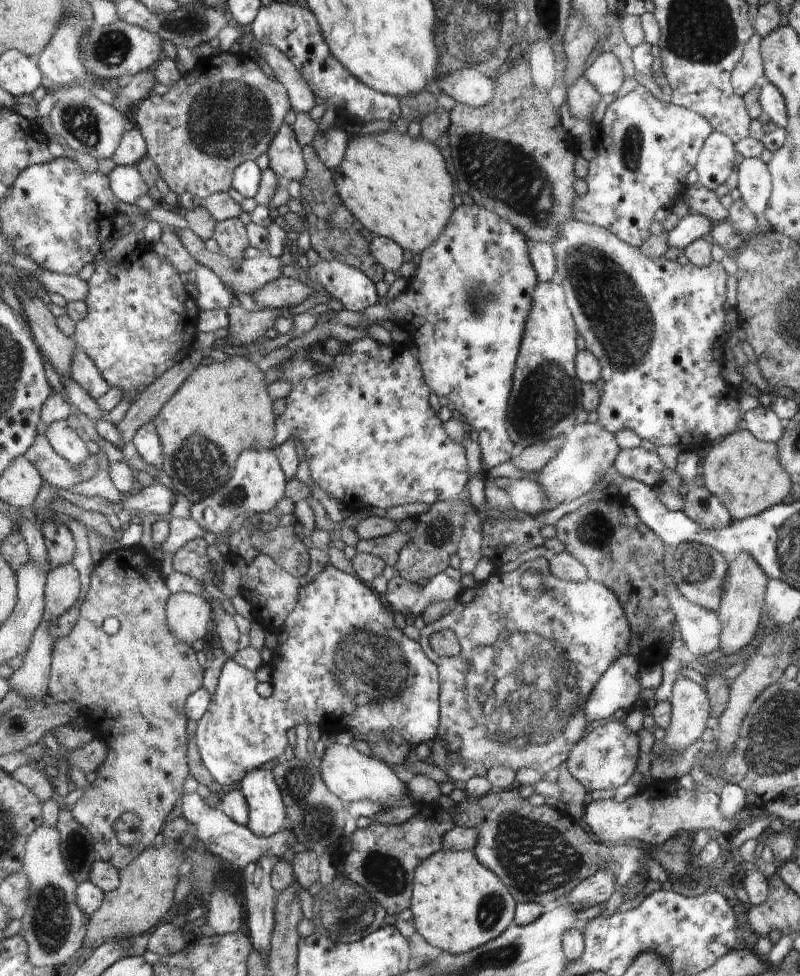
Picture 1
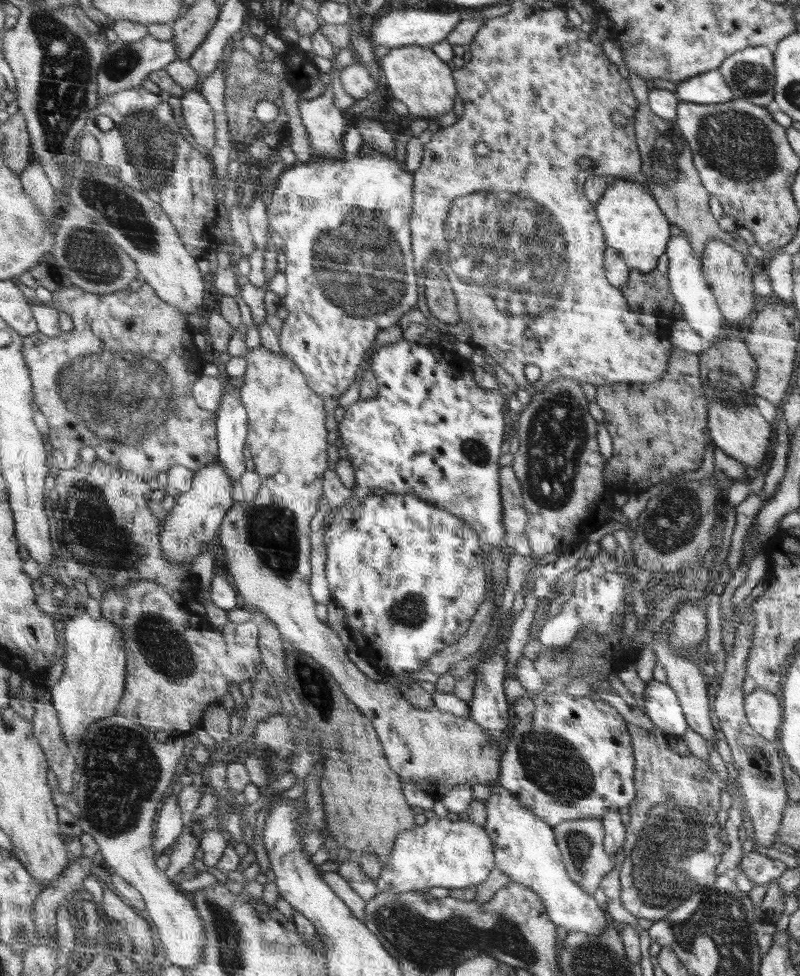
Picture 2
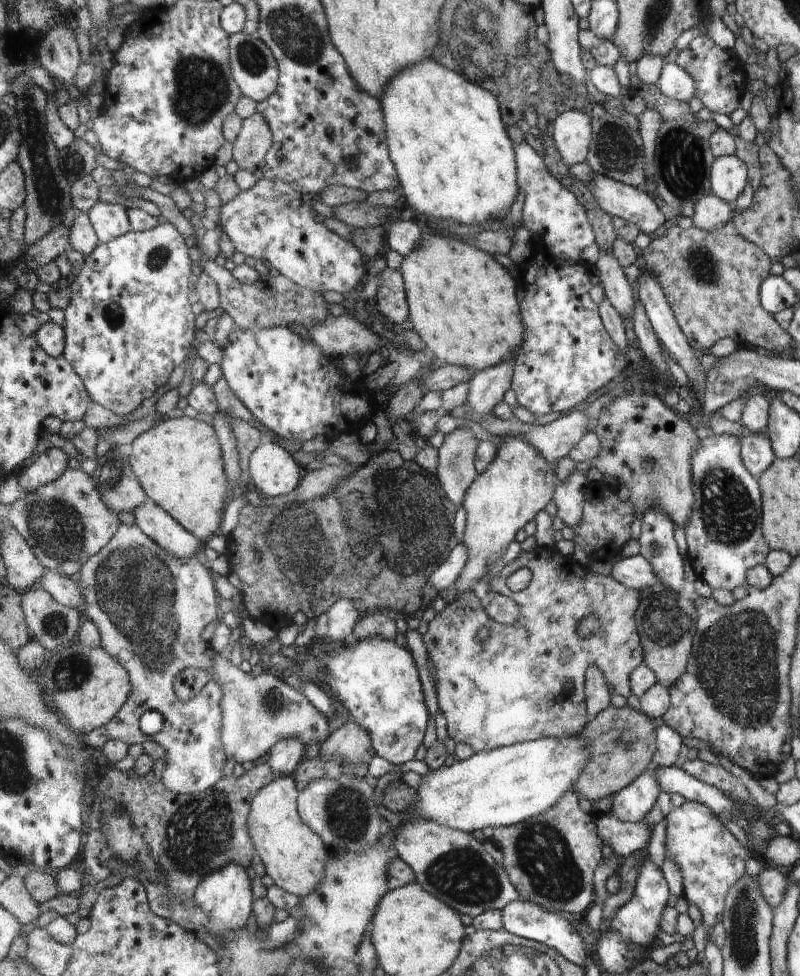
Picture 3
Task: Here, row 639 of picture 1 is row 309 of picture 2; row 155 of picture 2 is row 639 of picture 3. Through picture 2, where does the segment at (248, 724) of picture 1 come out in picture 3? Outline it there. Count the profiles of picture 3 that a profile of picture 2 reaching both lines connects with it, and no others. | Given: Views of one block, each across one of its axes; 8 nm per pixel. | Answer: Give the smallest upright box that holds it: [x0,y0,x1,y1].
[265,637,431,764]

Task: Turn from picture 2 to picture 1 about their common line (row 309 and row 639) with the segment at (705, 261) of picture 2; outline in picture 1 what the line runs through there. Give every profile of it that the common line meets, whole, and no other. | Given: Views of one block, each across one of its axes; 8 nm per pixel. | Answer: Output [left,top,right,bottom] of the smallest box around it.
[716,552,768,654]

